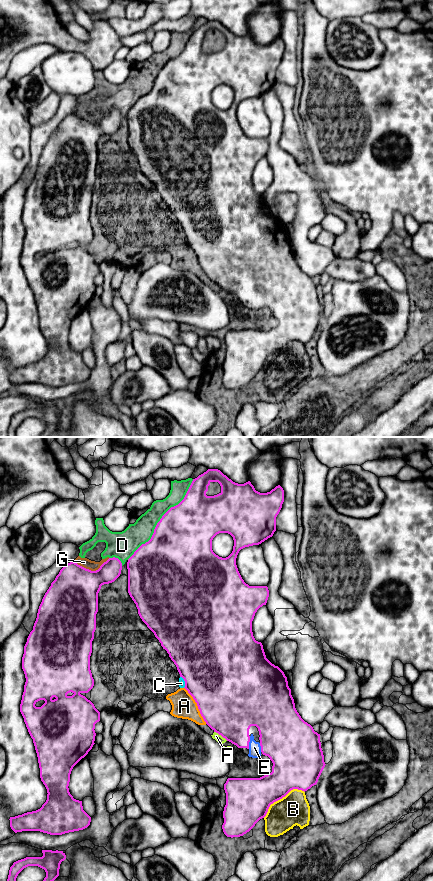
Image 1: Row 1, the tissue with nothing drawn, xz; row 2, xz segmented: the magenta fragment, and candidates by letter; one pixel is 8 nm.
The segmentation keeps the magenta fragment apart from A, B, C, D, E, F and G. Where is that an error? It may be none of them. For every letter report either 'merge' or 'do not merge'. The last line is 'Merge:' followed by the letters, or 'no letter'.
A: do not merge
B: do not merge
C: do not merge
D: do not merge
E: merge
F: do not merge
G: do not merge
Merge: E

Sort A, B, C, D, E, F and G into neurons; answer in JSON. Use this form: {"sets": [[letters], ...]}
{"sets": [["A", "B", "C", "D", "F", "G"], ["E"]]}

